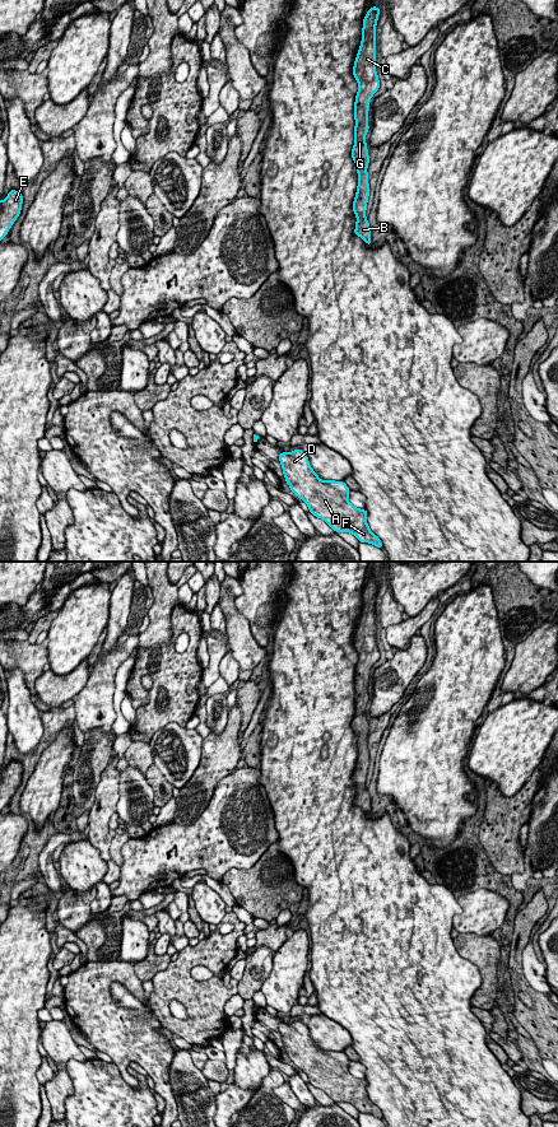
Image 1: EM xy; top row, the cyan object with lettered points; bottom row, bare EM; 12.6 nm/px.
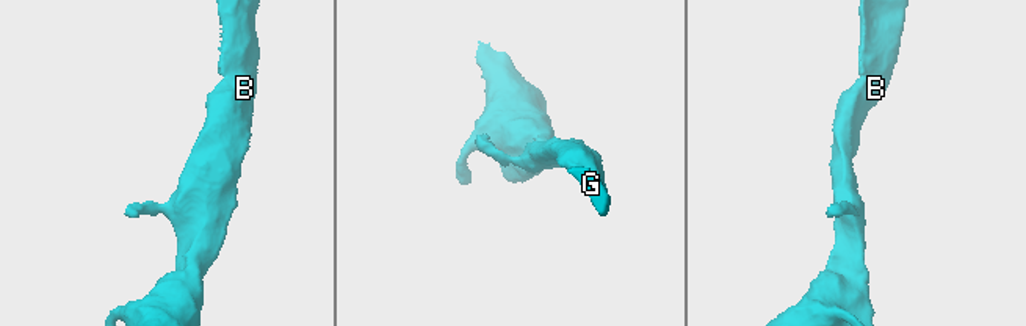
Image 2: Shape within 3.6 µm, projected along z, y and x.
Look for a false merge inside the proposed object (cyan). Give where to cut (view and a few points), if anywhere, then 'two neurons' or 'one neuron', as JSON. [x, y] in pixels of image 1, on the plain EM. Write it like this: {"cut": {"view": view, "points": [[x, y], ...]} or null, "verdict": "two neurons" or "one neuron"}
{"cut": null, "verdict": "one neuron"}

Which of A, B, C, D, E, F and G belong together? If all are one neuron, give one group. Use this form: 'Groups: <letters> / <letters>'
Groups: A B C D E F G

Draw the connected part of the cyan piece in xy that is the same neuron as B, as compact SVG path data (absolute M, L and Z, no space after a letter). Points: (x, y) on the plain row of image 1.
M372 576L364 586L362 611L353 635L353 647L358 653L358 662L354 672L354 716L350 726L358 739L358 756L352 779L357 788L354 805L368 815L371 814L371 796L367 791L366 781L369 767L367 742L369 726L366 705L369 700L369 672L373 665L380 660L380 651L376 642L376 596L380 582L380 578Z

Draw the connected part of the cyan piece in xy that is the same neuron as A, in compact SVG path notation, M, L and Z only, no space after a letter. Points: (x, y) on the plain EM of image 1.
M301 1019L280 1023L278 1029L289 1060L307 1075L311 1085L325 1091L335 1103L349 1103L359 1113L383 1118L367 1094L367 1080L349 1072L350 1060L344 1052L320 1049Z

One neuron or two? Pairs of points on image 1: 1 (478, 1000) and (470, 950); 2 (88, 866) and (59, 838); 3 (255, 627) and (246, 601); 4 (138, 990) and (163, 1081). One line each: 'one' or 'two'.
1: one
2: two
3: one
4: one

